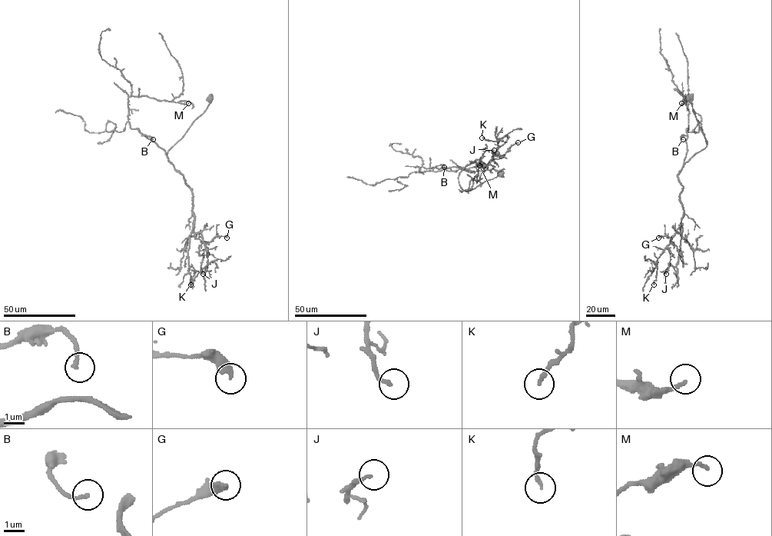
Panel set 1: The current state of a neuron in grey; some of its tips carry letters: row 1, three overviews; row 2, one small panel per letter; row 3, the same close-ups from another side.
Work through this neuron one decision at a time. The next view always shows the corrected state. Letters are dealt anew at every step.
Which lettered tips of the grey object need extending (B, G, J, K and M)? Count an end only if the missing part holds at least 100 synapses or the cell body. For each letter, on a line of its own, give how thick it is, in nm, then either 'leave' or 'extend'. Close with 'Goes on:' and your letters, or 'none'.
B: 180 nm | leave
G: 360 nm | leave
J: 150 nm | leave
K: 160 nm | leave
M: 160 nm | leave
Goes on: none

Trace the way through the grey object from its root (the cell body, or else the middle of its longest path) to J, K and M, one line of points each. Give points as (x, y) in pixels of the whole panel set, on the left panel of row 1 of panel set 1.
J: (210, 98), (207, 109), (167, 154), (192, 192), (193, 231), (201, 234), (206, 248), (200, 266), (203, 274)
K: (210, 98), (207, 109), (167, 154), (192, 192), (193, 231), (201, 234), (207, 253), (207, 264), (190, 284)
M: (210, 98), (207, 109), (167, 151), (172, 163), (163, 149), (130, 127), (130, 97), (188, 103)

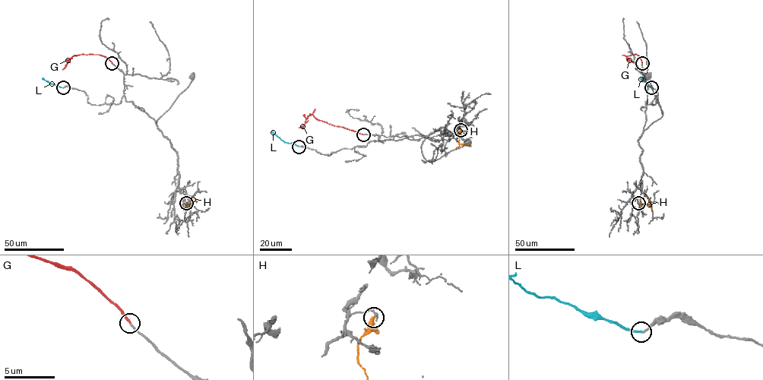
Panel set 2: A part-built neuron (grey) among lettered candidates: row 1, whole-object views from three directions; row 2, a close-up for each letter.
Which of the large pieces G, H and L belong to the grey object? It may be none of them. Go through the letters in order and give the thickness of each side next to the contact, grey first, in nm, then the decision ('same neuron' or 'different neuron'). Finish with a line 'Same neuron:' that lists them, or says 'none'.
G: calibres 180 and 200 nm; different neuron
H: calibres 220 and 500 nm; different neuron
L: calibres 180 and 200 nm; same neuron
Same neuron: L

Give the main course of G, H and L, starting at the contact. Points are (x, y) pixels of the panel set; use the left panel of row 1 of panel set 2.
G: (112, 63), (99, 55), (78, 55), (71, 58), (62, 69)
H: (186, 203), (185, 205), (191, 204), (194, 197)
L: (63, 87), (42, 78)

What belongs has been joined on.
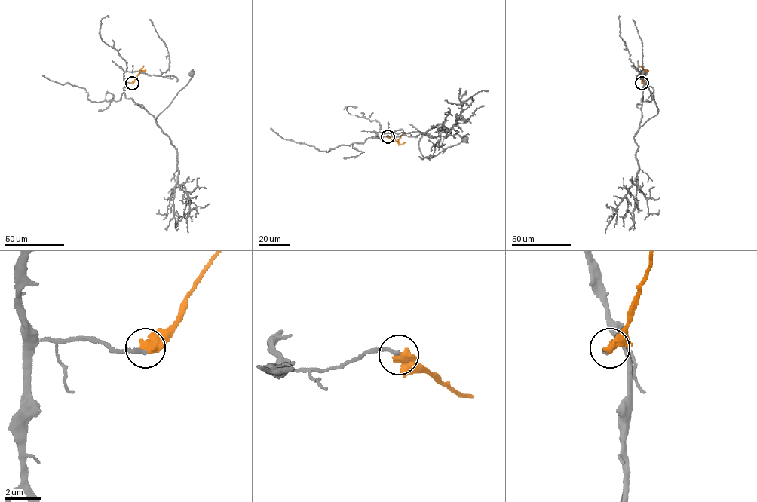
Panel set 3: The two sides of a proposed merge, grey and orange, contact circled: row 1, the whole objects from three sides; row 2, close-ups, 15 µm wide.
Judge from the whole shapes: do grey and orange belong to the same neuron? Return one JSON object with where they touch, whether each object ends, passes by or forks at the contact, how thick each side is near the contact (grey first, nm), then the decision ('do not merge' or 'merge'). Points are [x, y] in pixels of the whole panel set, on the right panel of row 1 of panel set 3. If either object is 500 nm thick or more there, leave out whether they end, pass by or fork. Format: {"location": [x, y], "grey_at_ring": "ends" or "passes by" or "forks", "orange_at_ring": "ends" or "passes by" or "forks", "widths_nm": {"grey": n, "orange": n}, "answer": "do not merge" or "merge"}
{"location": [642, 83], "widths_nm": {"grey": 200, "orange": 550}, "answer": "merge"}

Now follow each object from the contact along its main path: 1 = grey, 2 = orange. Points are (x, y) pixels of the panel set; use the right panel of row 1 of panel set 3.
1: (642, 83), (642, 117), (639, 127), (657, 112), (643, 73)
2: (642, 83), (645, 71), (639, 65)

